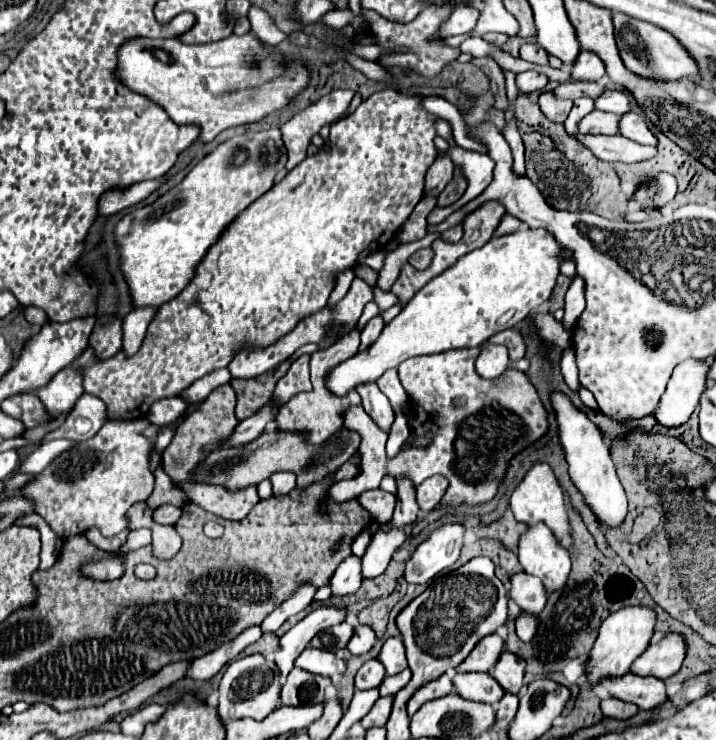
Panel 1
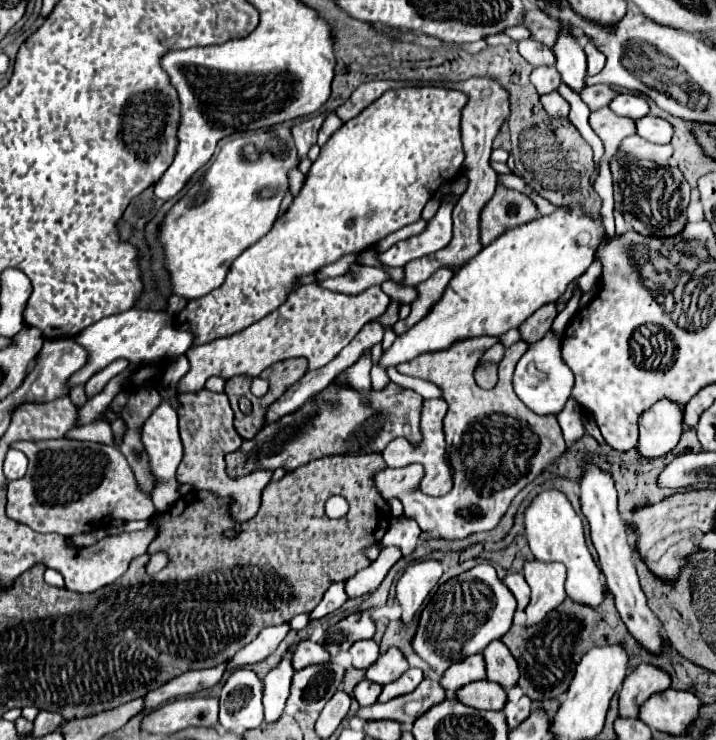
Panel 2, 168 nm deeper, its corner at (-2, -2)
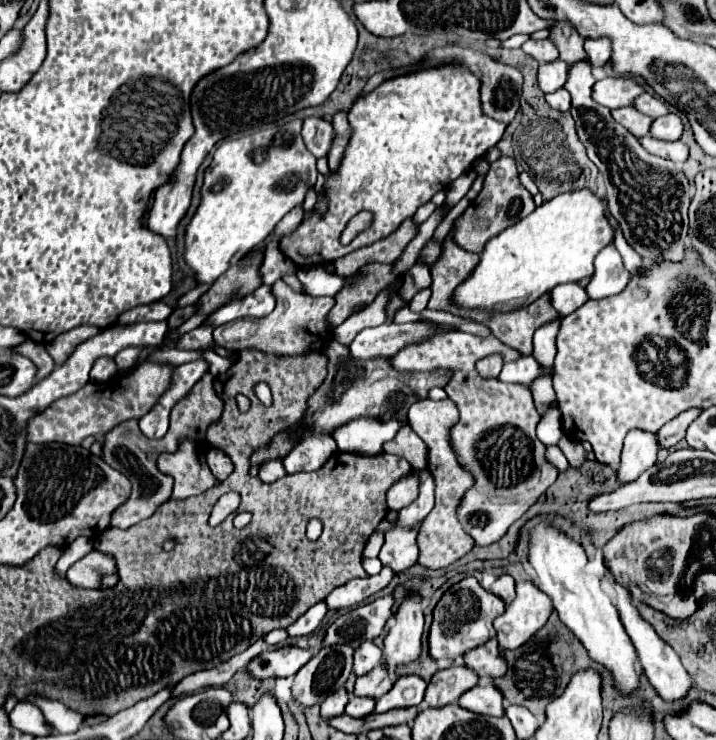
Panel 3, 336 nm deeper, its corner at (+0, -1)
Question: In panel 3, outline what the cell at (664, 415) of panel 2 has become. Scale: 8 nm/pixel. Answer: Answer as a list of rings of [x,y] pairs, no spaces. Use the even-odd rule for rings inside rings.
[[[634,428],[628,432],[624,440],[624,450],[622,450],[622,462],[618,468],[618,480],[620,482],[632,482],[638,478],[644,470],[656,464],[658,458],[658,434]]]

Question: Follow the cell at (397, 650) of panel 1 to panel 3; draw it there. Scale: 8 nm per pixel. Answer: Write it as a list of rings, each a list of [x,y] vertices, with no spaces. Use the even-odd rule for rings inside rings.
[[[378,664],[374,670],[370,670],[368,674],[360,676],[356,680],[356,688],[354,694],[356,696],[372,696],[372,698],[380,698],[382,694],[386,694],[392,688],[394,680],[392,674],[388,670],[386,664]]]

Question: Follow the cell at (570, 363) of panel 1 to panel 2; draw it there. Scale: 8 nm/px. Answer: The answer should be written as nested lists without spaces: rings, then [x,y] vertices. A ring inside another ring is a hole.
[[[570,399],[566,403],[566,407],[558,413],[558,423],[562,425],[562,435],[568,447],[572,447],[572,443],[576,443],[584,433],[584,425],[582,425],[582,415],[580,415],[580,407],[574,399]]]

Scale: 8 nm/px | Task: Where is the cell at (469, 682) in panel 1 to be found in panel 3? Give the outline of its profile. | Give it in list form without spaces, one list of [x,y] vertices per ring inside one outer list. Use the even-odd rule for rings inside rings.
[[[478,684],[470,688],[466,694],[460,696],[458,704],[466,710],[472,710],[476,714],[486,714],[486,716],[504,716],[504,706],[502,706],[502,692],[492,684]]]

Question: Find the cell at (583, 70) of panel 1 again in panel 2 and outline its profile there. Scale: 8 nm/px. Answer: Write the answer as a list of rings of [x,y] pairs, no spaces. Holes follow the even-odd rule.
[[[588,43],[588,45],[584,47],[584,51],[586,51],[586,57],[588,57],[588,75],[600,73],[600,71],[604,69],[606,57],[604,57],[592,43]]]

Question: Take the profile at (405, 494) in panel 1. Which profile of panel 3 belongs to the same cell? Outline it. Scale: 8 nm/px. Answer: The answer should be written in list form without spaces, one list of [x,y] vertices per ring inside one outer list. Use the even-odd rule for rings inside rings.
[[[396,528],[386,532],[384,546],[380,550],[380,560],[386,566],[392,566],[396,572],[404,572],[418,560],[418,546],[416,546],[418,530],[410,528]]]

